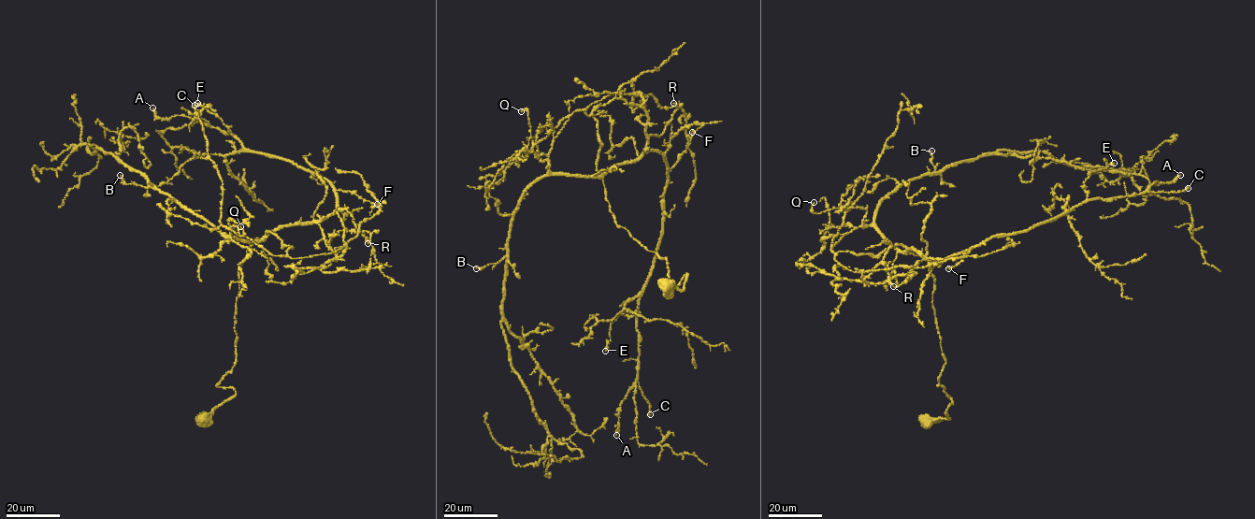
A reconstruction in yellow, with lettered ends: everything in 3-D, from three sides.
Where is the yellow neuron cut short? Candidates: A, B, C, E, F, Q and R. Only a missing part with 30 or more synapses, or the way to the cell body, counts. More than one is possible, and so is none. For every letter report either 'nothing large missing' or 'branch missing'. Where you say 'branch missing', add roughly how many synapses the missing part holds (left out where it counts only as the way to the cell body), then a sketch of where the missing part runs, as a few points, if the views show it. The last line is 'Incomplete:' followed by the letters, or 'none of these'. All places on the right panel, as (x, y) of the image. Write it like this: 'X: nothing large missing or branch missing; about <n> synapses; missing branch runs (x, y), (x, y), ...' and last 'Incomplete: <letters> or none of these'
A: branch missing; about 35 synapses; missing branch runs (1180, 175), (1190, 171), (1192, 166), (1190, 162), (1180, 153), (1185, 149)
B: nothing large missing
C: nothing large missing
E: nothing large missing
F: nothing large missing
Q: nothing large missing
R: nothing large missing
Incomplete: A

